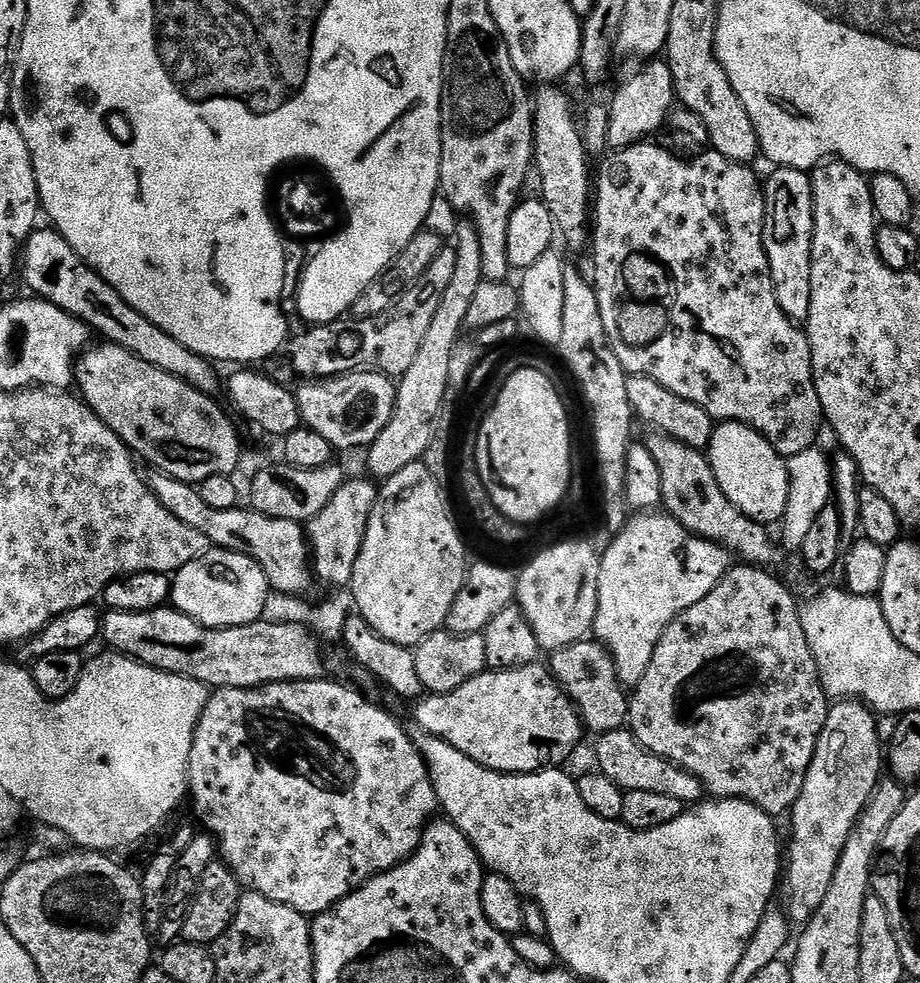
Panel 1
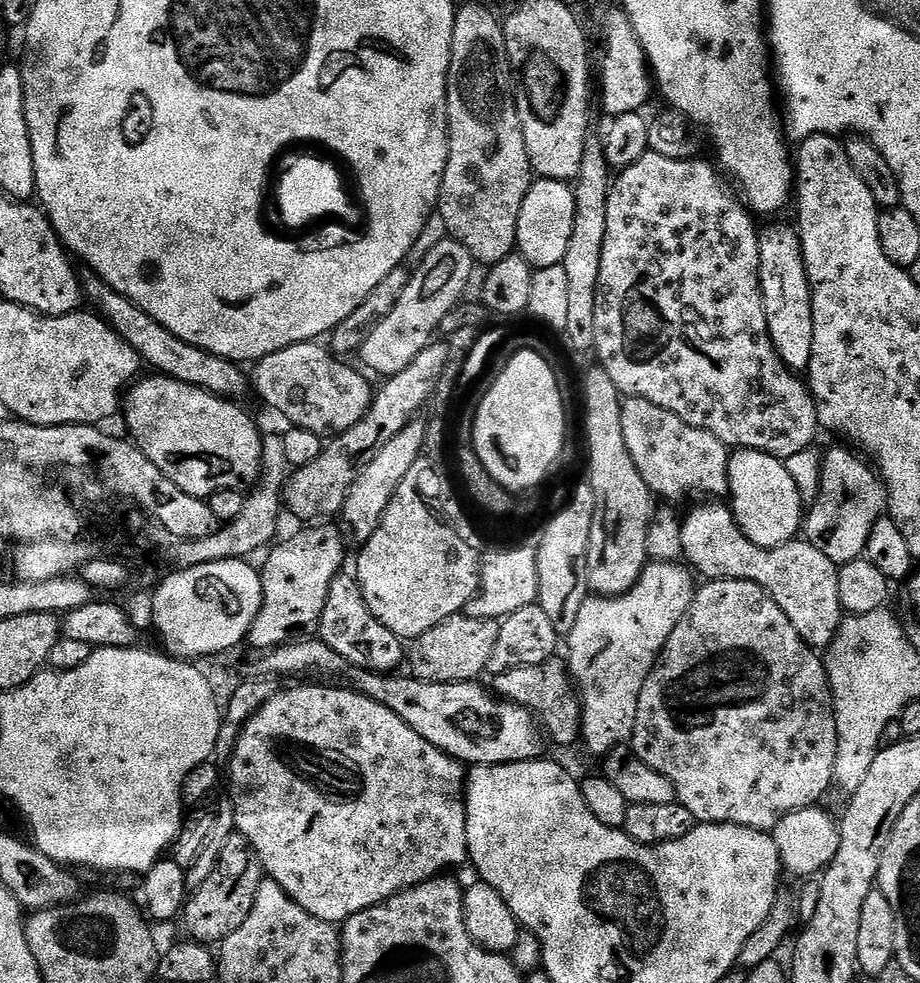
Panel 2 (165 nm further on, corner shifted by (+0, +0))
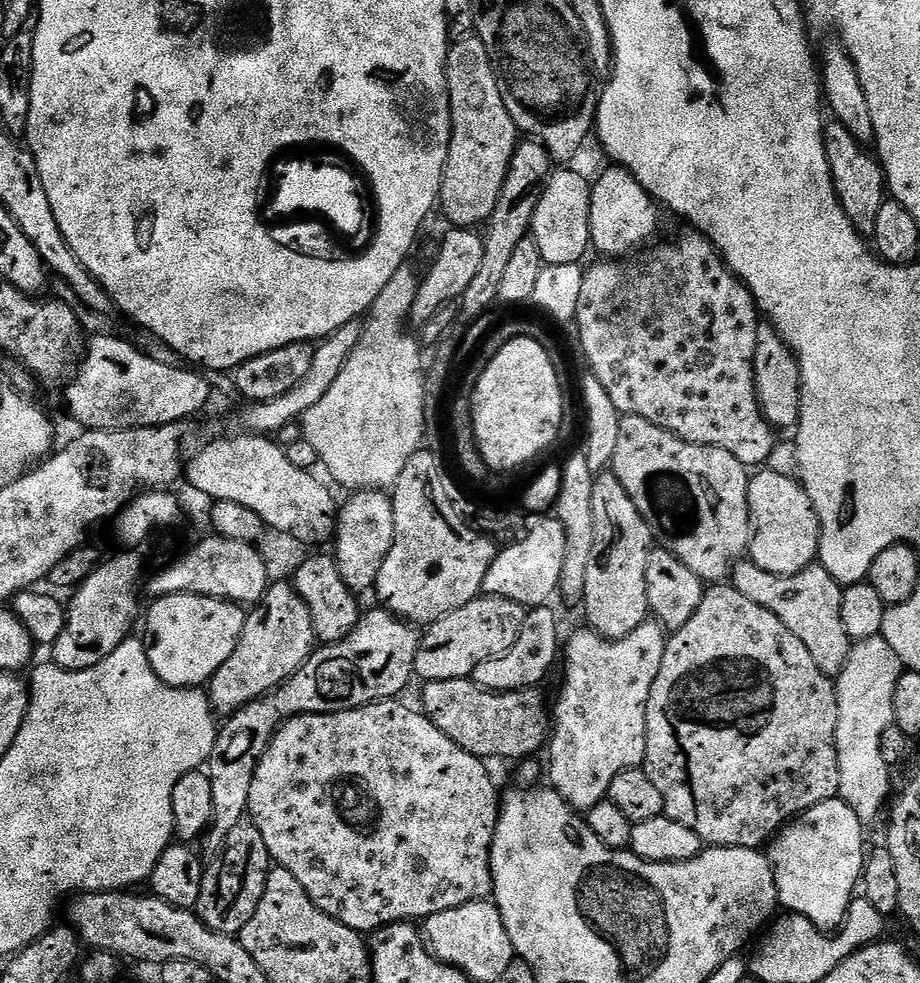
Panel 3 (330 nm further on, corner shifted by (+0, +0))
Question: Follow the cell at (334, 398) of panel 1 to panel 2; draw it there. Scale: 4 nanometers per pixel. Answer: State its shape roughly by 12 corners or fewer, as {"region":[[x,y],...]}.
{"region":[[323,343],[255,365],[254,390],[289,425],[341,436],[374,395]]}

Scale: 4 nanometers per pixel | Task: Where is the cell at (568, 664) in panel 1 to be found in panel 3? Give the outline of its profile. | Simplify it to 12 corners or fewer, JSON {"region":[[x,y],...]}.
{"region":[[429,680],[422,711],[481,758],[523,761],[550,740],[539,687]]}

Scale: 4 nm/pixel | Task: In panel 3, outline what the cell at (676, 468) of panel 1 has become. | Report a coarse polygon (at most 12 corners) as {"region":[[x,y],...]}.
{"region":[[733,563],[730,584],[839,676],[854,641],[844,588],[819,563],[770,574]]}

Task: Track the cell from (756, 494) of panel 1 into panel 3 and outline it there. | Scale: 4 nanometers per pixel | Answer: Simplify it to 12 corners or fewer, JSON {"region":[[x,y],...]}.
{"region":[[799,479],[748,482],[747,555],[798,574],[820,555],[818,514]]}

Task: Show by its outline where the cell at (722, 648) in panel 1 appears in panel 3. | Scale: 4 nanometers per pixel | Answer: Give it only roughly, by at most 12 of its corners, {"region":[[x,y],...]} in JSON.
{"region":[[716,582],[667,637],[642,767],[705,845],[839,797],[838,698]]}

